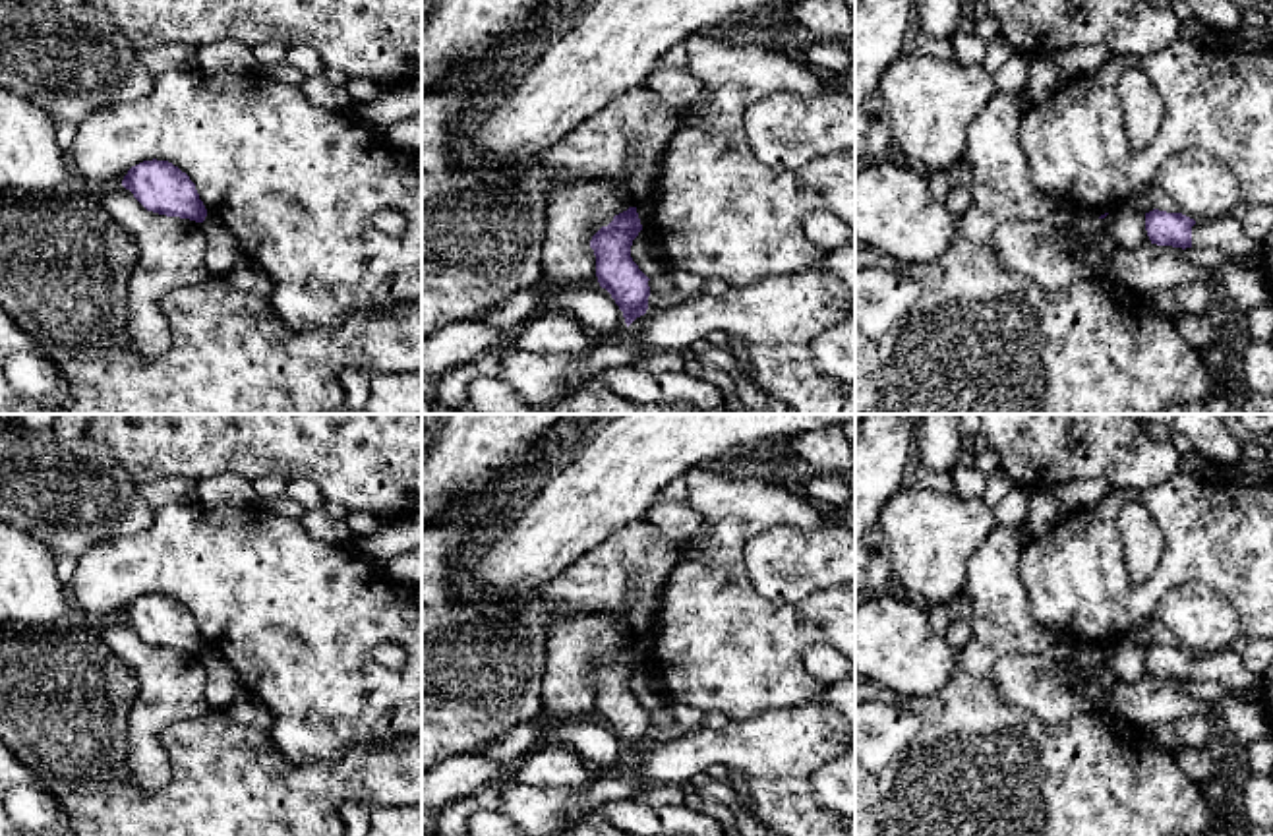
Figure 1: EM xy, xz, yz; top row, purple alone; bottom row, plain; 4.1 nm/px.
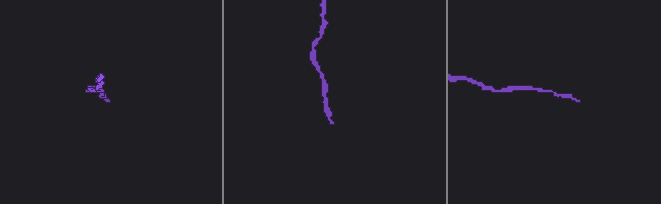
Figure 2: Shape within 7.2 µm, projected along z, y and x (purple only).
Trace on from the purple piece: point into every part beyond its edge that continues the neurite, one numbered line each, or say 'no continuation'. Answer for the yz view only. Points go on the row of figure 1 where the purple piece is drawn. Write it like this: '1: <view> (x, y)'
1: yz (1225, 235)

